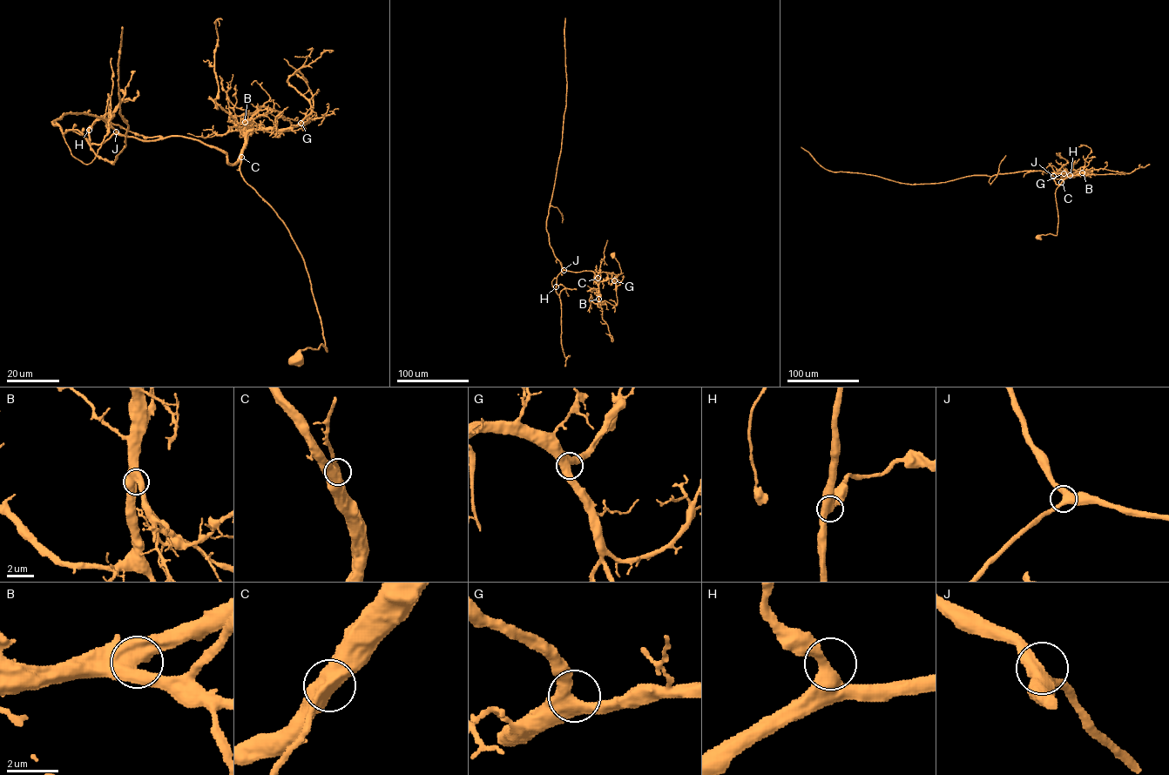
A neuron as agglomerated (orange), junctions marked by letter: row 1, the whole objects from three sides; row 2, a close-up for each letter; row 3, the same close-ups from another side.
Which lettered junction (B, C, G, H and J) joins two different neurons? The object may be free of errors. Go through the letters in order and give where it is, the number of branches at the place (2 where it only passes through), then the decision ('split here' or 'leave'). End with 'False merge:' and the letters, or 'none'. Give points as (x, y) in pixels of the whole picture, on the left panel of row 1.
B: place (245, 122); branches 3; leave
C: place (241, 157); branches 2; leave
G: place (300, 123); branches 3; leave
H: place (89, 130); branches 2; leave
J: place (116, 131); branches 3; leave
False merge: none

